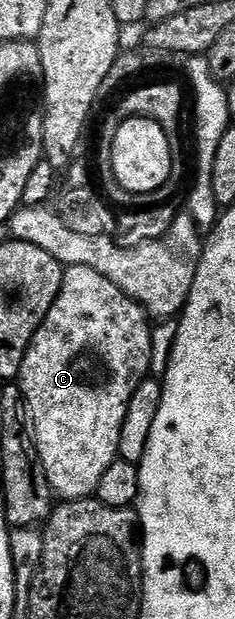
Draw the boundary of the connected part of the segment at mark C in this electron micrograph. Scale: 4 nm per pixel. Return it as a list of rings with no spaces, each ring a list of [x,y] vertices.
[[[79,265],[65,266],[60,291],[44,323],[40,323],[16,378],[26,404],[32,449],[55,498],[62,501],[93,498],[104,471],[119,460],[118,448],[122,445],[122,428],[130,413],[130,400],[150,369],[150,325],[151,318],[116,283],[104,279],[100,271]]]

